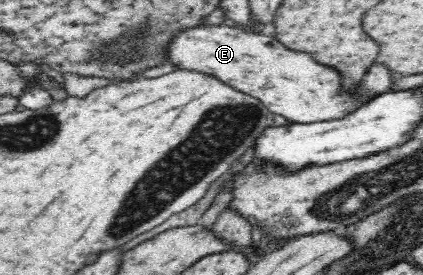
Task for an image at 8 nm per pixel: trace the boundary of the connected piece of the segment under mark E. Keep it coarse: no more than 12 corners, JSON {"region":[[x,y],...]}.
{"region":[[181,31],[171,61],[293,123],[343,119],[393,89],[343,75],[265,33]]}

